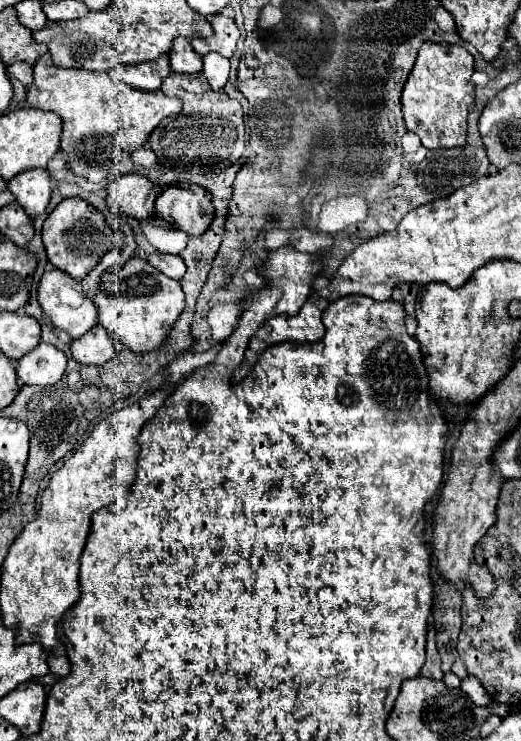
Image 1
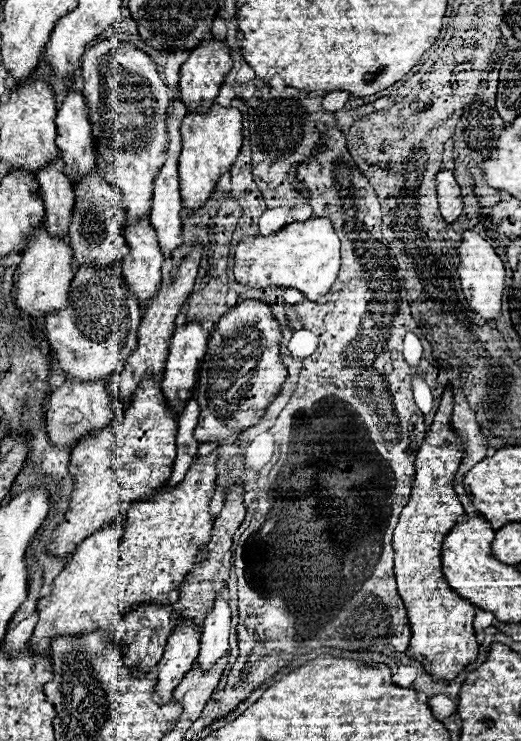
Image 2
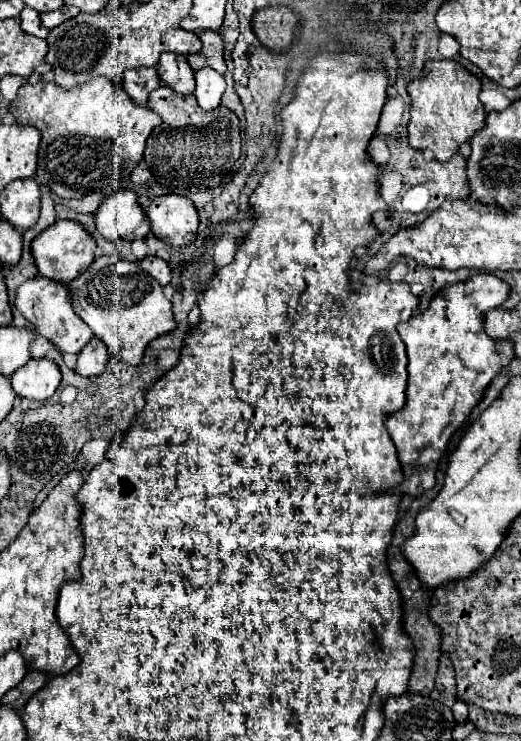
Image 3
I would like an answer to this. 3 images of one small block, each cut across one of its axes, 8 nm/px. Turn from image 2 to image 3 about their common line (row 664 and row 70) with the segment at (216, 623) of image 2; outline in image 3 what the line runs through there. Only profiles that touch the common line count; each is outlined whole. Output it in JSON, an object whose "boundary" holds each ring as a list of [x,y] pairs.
{"boundary":[[[200,70],[194,74],[196,80],[196,90],[194,96],[198,100],[198,106],[202,110],[214,110],[220,106],[220,98],[226,90],[226,82],[222,74],[216,74],[214,70]]]}

